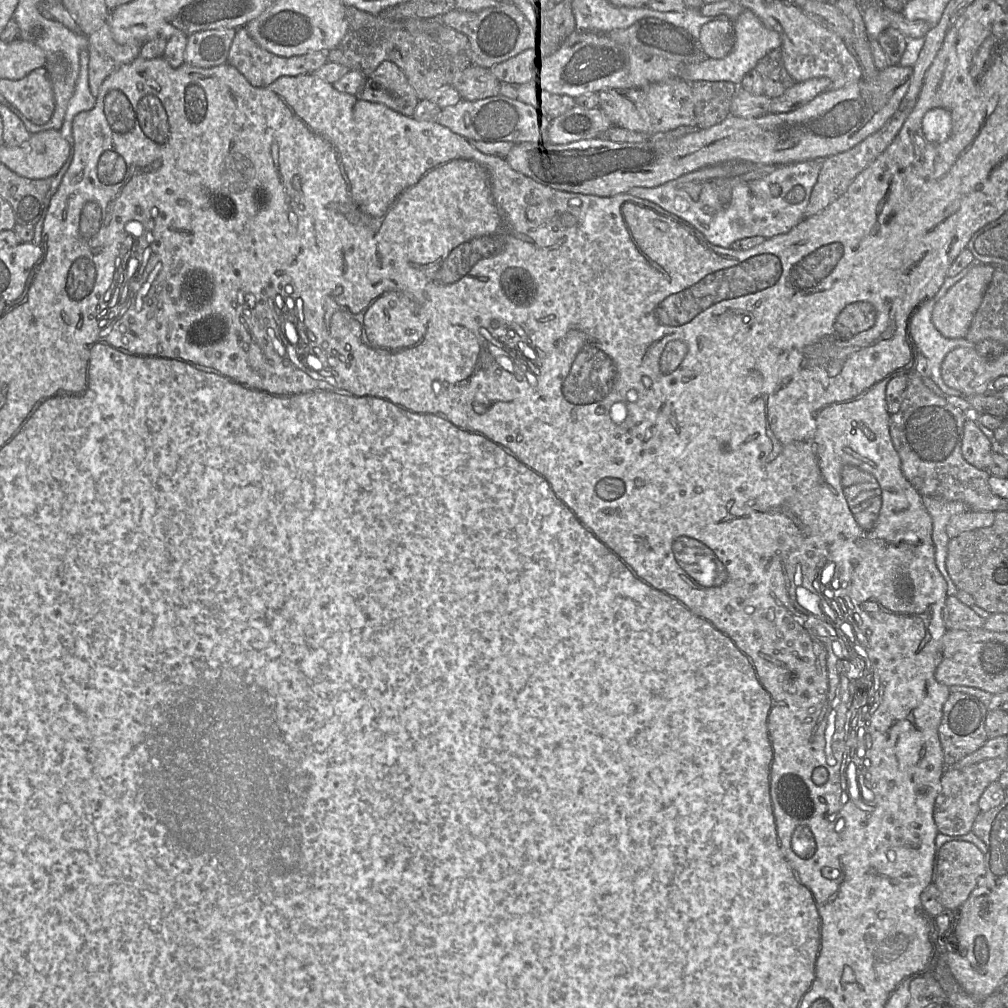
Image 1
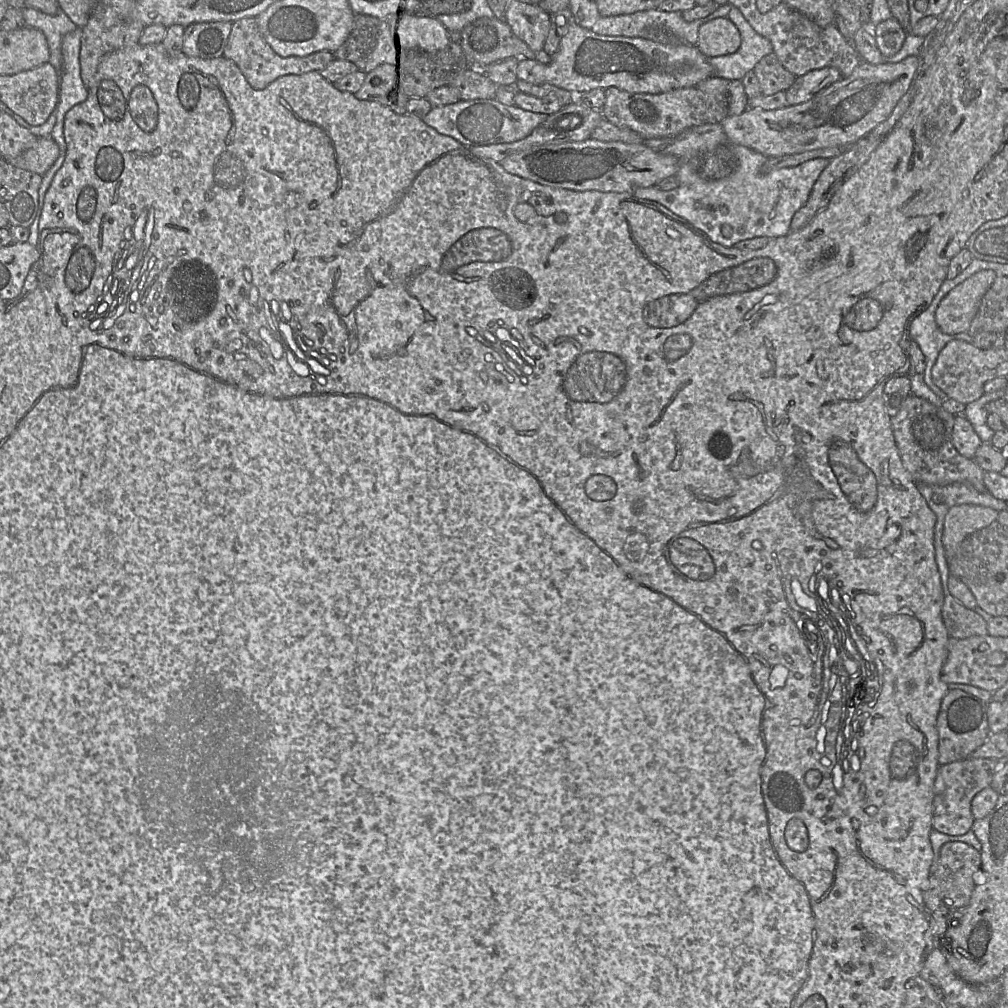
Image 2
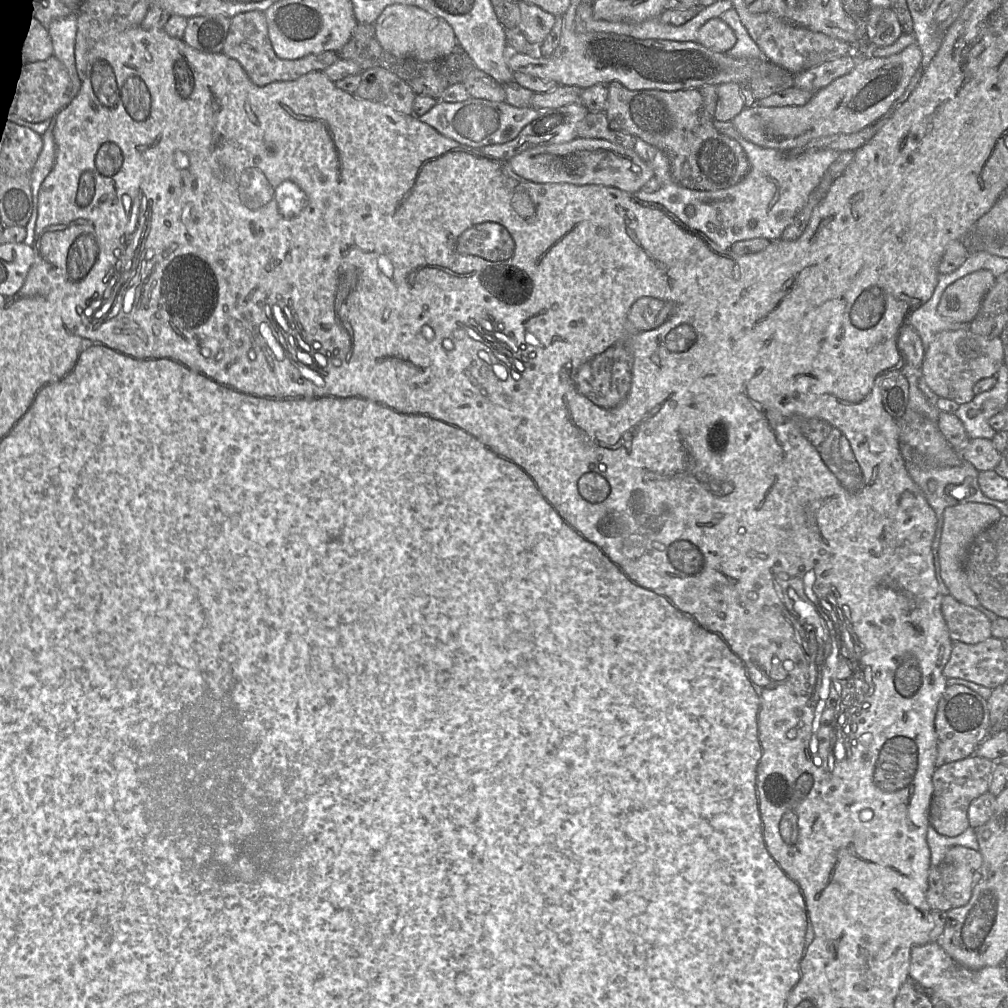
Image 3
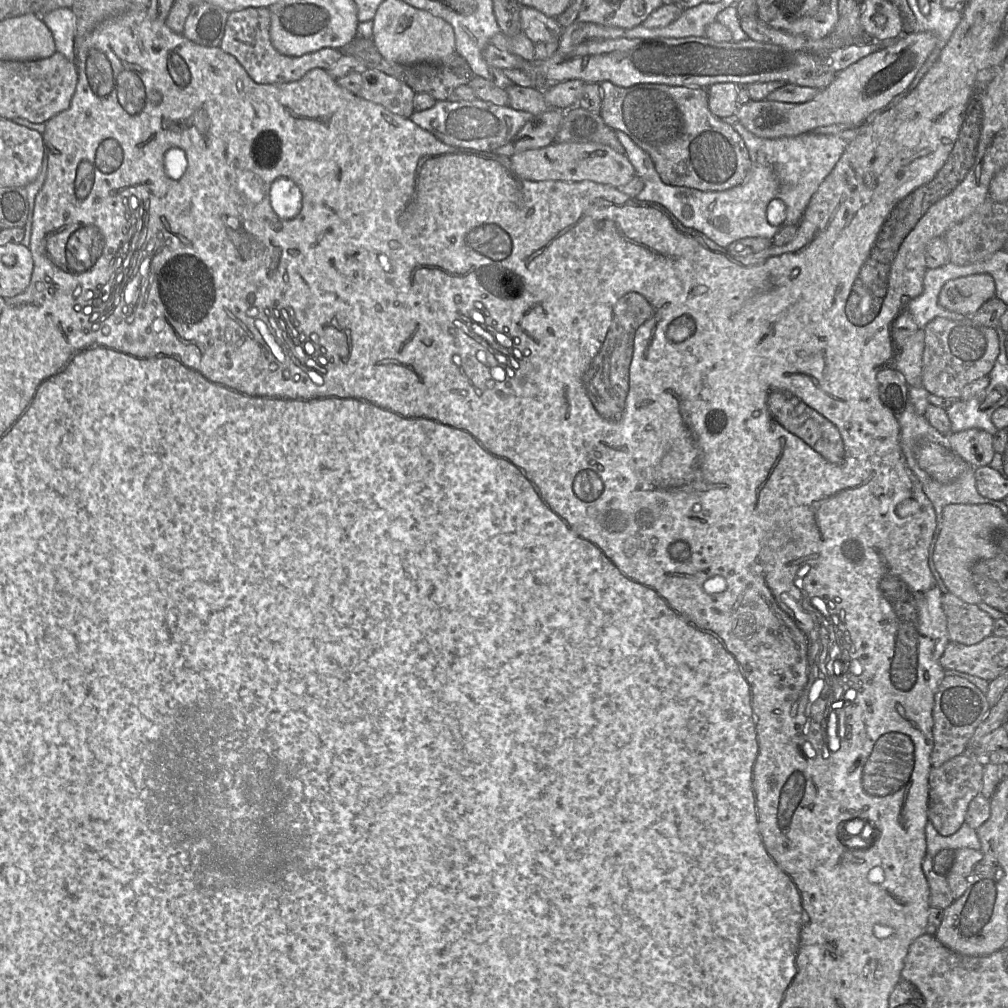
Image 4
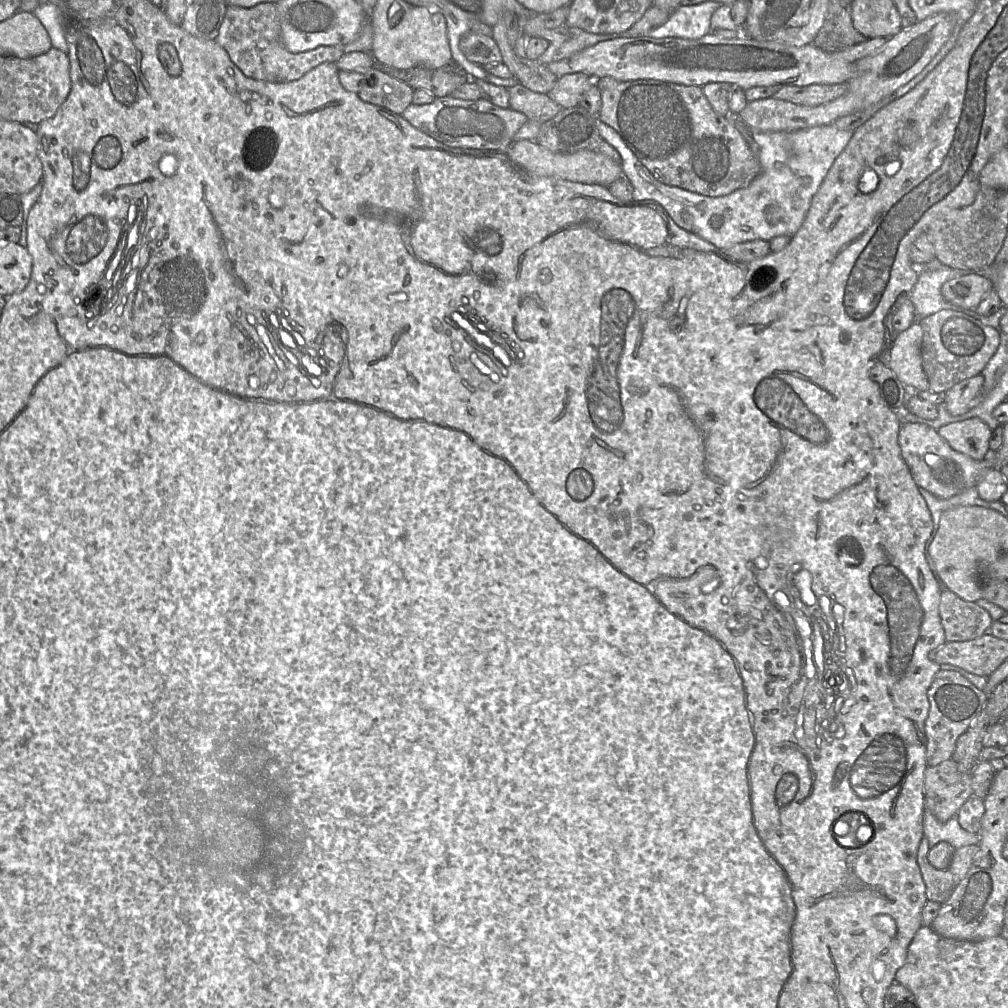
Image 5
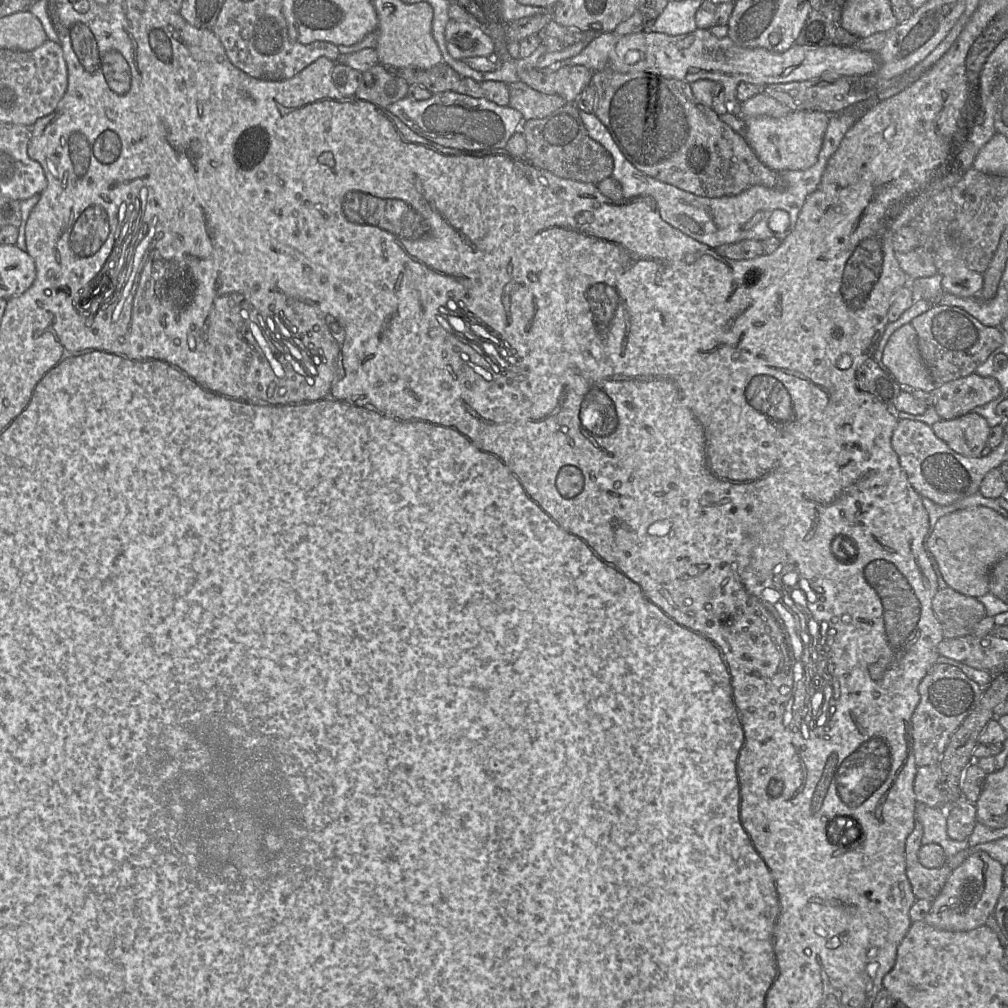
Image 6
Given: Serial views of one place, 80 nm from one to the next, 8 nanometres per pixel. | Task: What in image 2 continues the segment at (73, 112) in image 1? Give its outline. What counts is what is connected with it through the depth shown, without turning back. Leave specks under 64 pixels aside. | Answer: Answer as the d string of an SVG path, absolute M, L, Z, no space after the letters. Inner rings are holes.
M81 29L66 34L62 39L62 66L59 80L59 101L56 107L56 123L50 137L57 143L59 152L66 153L64 139L64 117L75 105L82 103L88 96L88 91L80 76L80 39Z

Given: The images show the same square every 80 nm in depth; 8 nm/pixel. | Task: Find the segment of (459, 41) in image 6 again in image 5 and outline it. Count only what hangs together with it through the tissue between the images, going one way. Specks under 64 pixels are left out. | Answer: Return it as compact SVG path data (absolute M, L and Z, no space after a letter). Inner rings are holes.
M470 31L461 38L459 46L465 57L475 64L502 63L500 49L493 37Z

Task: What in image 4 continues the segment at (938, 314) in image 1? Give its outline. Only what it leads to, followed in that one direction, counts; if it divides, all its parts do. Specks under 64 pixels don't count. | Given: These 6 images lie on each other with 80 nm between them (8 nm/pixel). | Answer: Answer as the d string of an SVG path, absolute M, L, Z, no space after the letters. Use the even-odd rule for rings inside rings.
M973 274L947 281L939 293L939 305L971 316L995 296L995 282L989 274Z

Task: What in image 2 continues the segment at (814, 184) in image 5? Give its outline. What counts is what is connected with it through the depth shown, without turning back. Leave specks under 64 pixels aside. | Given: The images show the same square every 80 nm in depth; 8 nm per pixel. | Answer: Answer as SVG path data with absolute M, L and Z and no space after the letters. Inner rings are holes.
M703 123L674 137L645 139L642 144L655 152L678 158L680 167L674 175L678 187L669 191L656 186L638 188L633 192L634 196L660 203L695 230L724 247L732 247L742 240L755 237L776 239L789 234L794 214L805 205L814 183L830 160L818 157L797 166L761 174L760 169L768 157L737 145L733 146L737 166L729 176L715 181L701 178L697 171L697 157L725 143L727 136L721 123Z

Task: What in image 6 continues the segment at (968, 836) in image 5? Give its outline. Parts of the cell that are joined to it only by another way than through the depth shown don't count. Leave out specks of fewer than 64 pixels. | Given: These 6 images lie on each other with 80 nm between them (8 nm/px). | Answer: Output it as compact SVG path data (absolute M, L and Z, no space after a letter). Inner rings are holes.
M919 801L916 802L916 821L923 826L922 844L938 844L947 859L952 858L958 852L970 847L967 839L956 841L947 834L946 808L931 807Z

